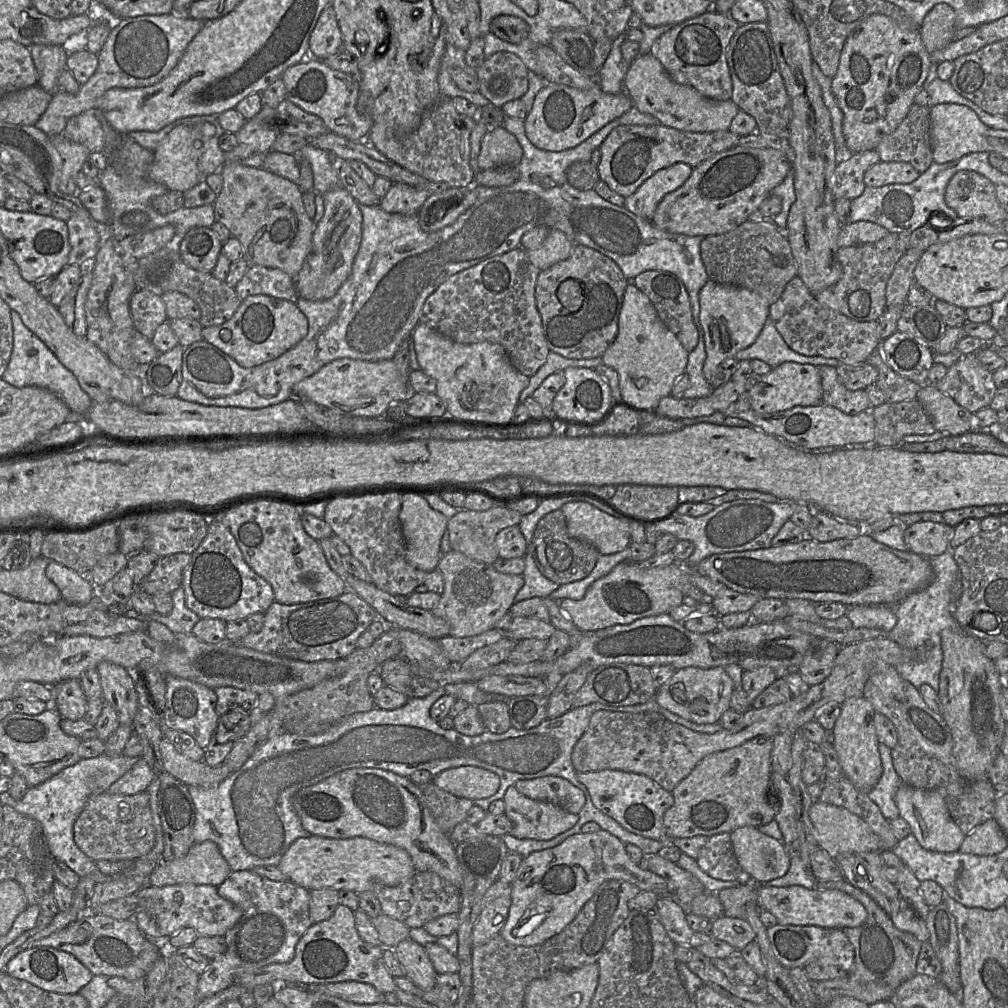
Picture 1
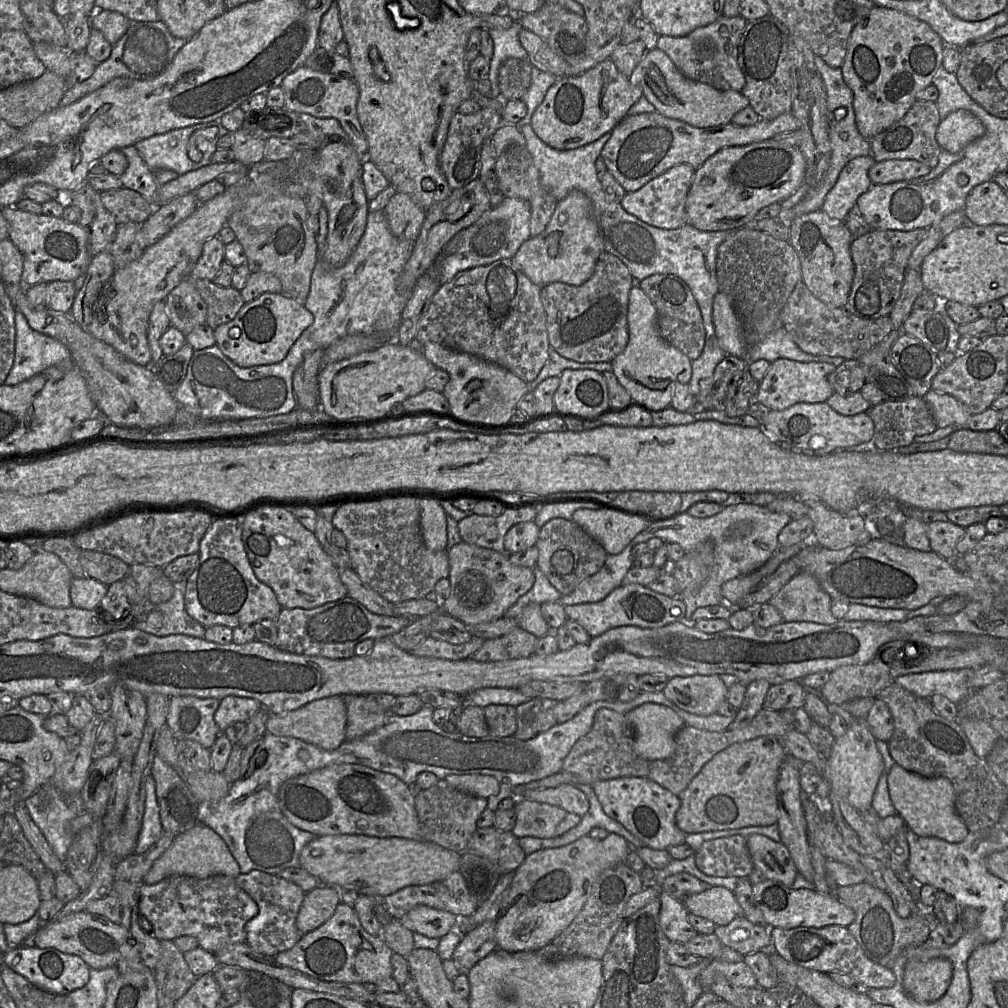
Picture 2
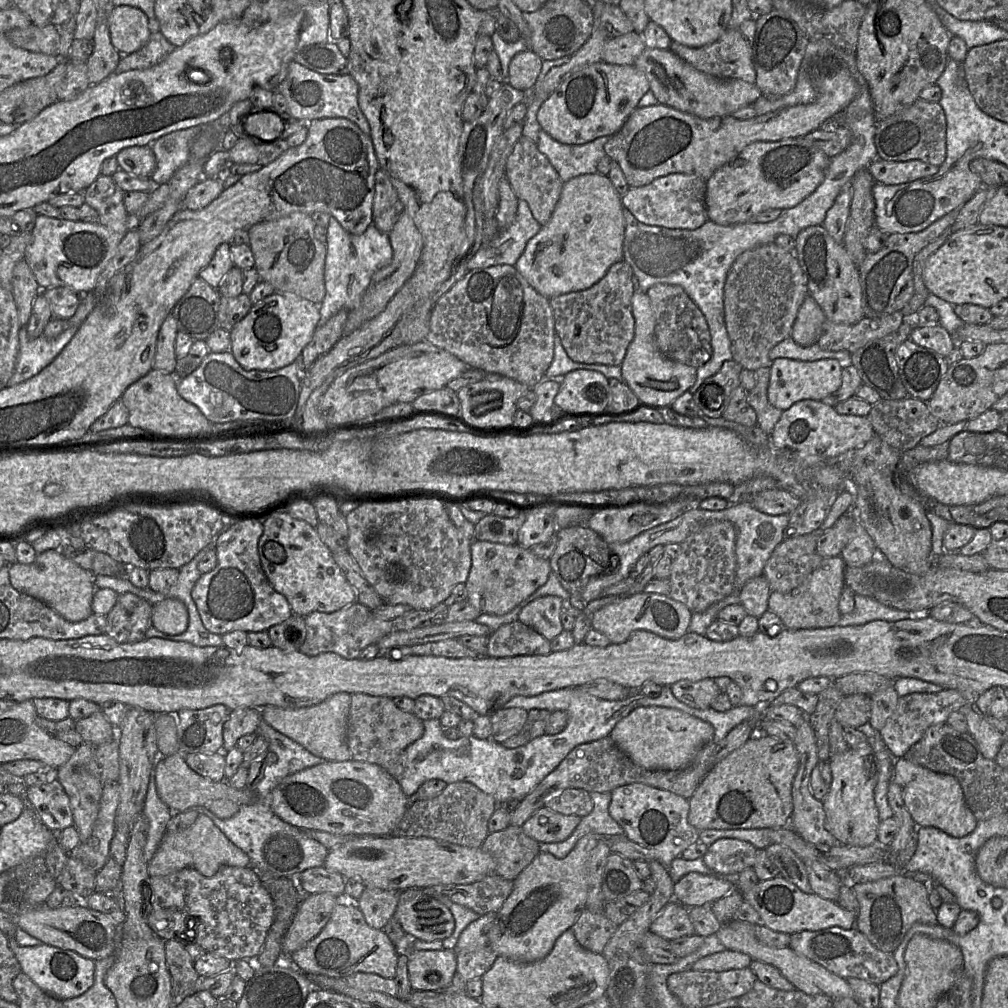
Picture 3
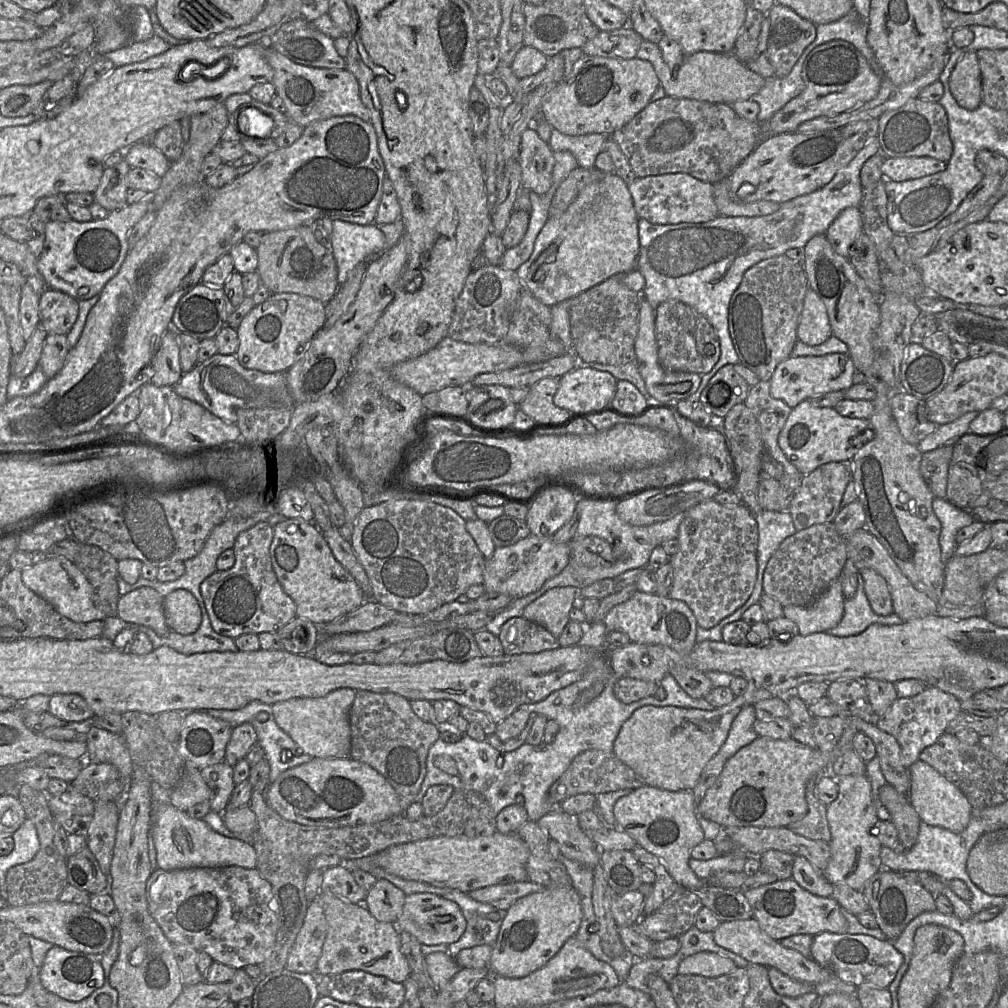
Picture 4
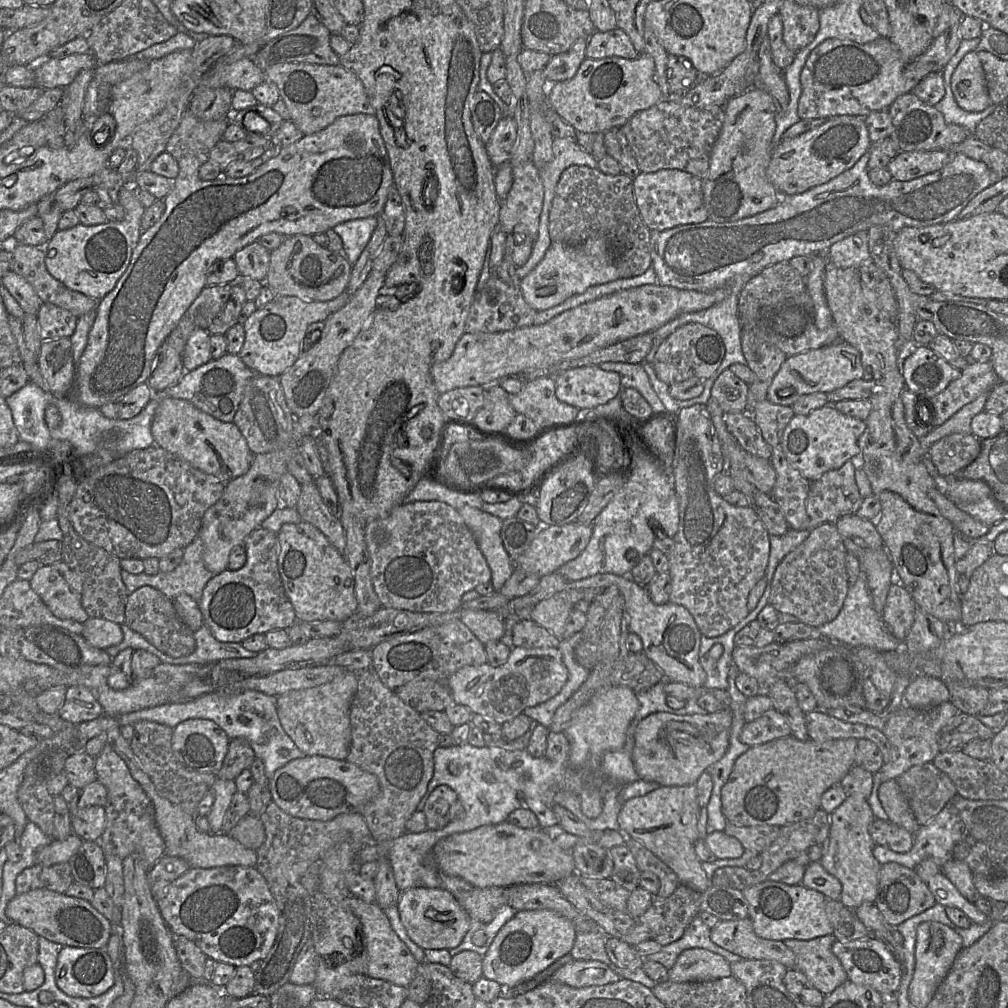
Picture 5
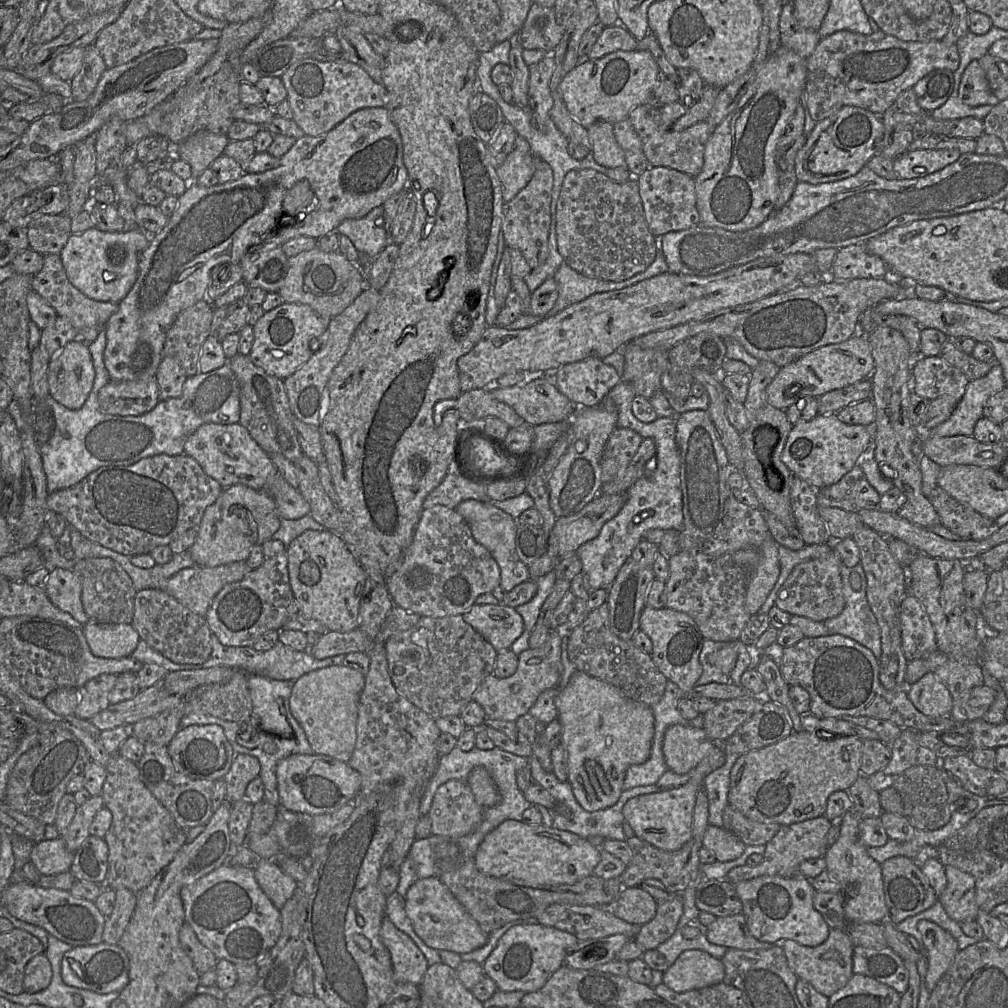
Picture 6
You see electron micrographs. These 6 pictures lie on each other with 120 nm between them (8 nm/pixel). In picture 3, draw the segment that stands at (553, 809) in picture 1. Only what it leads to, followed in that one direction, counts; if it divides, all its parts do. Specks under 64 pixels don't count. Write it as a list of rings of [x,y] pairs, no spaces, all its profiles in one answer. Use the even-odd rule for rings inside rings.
[[[542,807],[521,827],[527,836],[539,843],[557,843],[569,838],[580,822],[579,816],[563,815]]]

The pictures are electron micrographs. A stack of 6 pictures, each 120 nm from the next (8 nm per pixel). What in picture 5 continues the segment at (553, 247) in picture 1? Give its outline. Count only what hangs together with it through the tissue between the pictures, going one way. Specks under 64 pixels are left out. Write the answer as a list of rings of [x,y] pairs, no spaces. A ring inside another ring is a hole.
[[[552,242],[538,265],[520,279],[520,289],[526,303],[536,311],[543,311],[559,305],[573,295],[583,293],[589,287],[620,278],[617,267],[608,256],[591,254],[591,248]]]

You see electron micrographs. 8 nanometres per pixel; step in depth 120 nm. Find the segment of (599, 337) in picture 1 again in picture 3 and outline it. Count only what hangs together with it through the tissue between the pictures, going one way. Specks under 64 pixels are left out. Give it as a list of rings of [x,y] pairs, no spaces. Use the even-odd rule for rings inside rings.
[[[624,260],[610,266],[607,273],[591,287],[549,299],[556,335],[568,356],[575,362],[621,366],[635,334],[632,313],[633,269]]]

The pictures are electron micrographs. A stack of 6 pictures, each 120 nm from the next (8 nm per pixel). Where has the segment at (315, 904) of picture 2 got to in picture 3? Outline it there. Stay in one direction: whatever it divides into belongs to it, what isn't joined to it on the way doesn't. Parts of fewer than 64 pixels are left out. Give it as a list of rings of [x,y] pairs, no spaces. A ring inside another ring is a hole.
[[[329,893],[304,895],[291,927],[282,941],[283,955],[289,957],[315,938],[330,919],[337,897]]]

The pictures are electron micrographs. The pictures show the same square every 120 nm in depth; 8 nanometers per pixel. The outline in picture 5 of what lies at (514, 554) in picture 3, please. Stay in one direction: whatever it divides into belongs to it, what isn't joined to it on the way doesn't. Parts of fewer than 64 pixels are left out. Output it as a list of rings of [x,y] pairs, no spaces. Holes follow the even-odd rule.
[[[577,522],[540,530],[527,551],[513,560],[514,567],[540,577],[551,574],[586,548],[592,532],[591,524]]]

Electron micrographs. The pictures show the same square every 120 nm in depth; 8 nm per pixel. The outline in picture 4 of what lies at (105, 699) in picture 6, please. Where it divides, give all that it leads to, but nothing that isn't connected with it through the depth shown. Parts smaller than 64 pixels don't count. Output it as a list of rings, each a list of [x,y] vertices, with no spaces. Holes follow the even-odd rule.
[[[54,694],[50,697],[48,712],[67,723],[91,723],[93,711],[78,694]]]

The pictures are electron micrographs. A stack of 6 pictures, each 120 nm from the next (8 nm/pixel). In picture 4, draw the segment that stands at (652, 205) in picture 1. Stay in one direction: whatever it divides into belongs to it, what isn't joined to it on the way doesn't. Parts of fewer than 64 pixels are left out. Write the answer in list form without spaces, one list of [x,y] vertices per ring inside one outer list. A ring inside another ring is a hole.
[[[686,173],[635,177],[628,185],[628,190],[638,218],[643,218],[653,224],[703,223],[719,215],[714,200],[713,184]]]

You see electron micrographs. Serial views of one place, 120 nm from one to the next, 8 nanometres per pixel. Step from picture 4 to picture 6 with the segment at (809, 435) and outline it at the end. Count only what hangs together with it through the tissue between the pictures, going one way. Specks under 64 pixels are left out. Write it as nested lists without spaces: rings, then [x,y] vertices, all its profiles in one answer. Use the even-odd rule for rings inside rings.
[[[818,414],[813,419],[793,425],[781,454],[781,461],[797,477],[815,489],[838,482],[870,453],[872,429],[842,422],[837,414]]]

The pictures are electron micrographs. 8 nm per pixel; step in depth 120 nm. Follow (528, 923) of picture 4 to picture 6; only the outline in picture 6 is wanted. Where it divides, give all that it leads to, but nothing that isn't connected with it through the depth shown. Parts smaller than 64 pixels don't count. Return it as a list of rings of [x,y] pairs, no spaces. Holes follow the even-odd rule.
[[[540,923],[512,926],[482,964],[484,975],[494,980],[500,991],[537,991],[564,965],[569,949],[578,942],[573,934]]]

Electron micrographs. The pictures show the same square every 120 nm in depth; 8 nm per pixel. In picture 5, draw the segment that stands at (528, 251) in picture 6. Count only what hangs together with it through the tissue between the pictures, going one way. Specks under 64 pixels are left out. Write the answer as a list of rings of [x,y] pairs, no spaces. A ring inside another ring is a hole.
[[[532,160],[512,168],[513,185],[502,201],[498,228],[506,234],[526,234],[534,242],[544,199],[540,171]]]

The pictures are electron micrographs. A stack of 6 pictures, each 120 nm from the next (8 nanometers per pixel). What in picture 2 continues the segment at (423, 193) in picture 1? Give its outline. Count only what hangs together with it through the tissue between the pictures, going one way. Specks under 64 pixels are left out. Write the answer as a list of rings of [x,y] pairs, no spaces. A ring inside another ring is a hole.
[[[396,192],[383,210],[394,236],[415,243],[424,219],[425,211],[410,196]]]

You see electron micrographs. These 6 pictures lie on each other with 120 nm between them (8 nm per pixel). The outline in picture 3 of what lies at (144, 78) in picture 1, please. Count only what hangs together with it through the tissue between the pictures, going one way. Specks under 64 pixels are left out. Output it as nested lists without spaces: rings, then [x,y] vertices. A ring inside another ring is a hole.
[[[153,32],[139,50],[121,56],[114,73],[151,68],[163,61],[175,48],[161,32]]]

